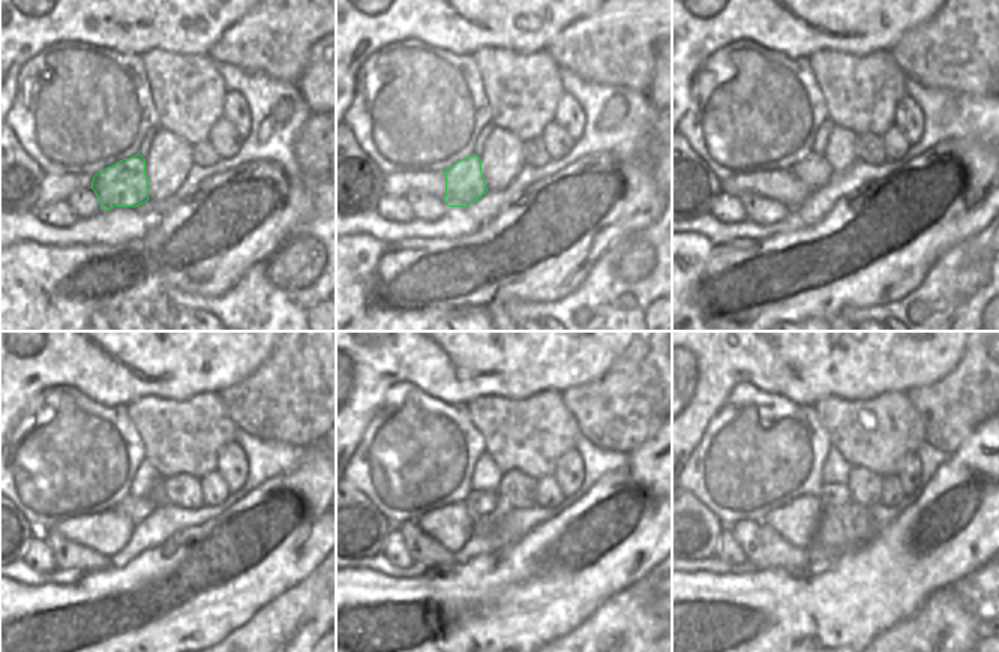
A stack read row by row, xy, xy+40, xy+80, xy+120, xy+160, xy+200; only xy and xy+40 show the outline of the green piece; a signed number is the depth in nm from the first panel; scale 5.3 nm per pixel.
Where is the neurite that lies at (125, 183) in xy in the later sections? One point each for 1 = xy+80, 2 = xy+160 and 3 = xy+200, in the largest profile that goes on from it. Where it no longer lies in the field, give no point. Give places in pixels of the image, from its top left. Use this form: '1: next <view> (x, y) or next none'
1: next xy+80 (813, 170)
2: next xy+160 (480, 504)
3: next xy+200 (836, 493)

